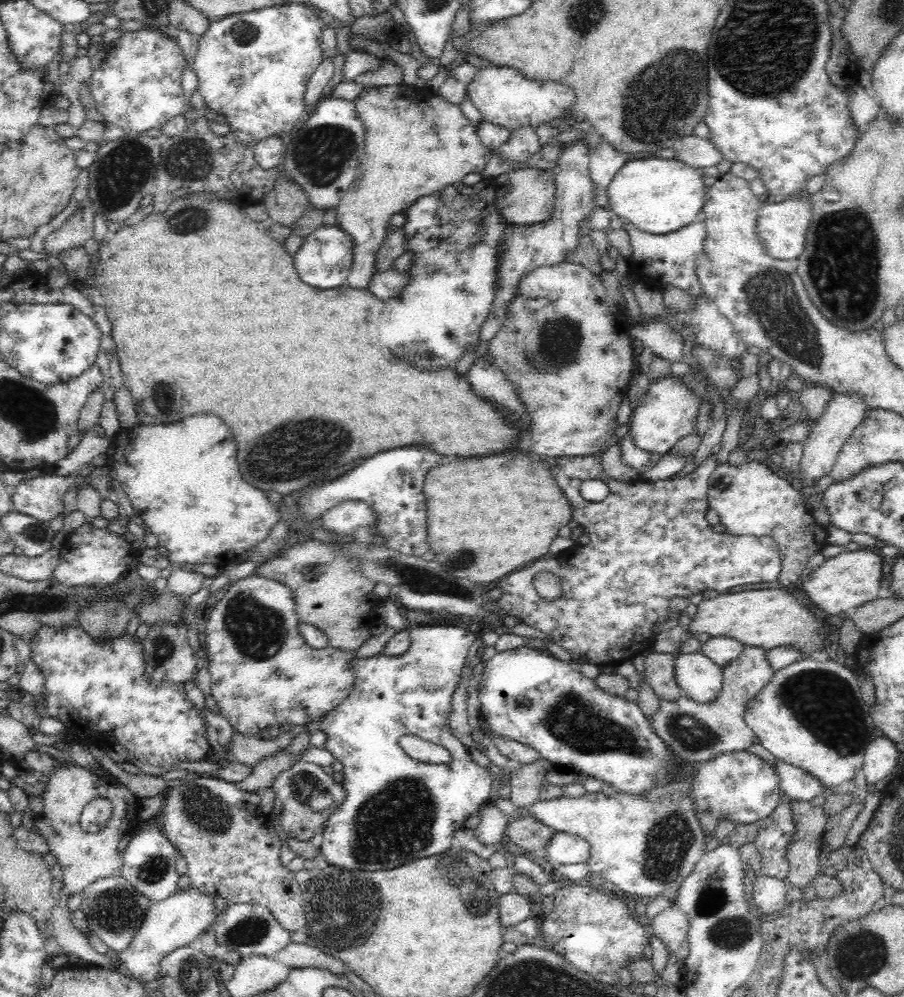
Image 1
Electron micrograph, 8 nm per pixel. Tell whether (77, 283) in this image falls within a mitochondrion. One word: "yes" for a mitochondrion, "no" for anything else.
no

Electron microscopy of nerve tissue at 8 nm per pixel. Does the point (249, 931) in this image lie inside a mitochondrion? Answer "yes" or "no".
yes

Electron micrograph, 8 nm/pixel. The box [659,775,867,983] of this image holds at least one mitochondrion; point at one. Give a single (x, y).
(727, 933)

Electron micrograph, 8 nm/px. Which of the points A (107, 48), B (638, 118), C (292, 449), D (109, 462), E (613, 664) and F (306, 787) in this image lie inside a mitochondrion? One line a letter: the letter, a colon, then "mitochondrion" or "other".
A: other
B: mitochondrion
C: mitochondrion
D: other
E: other
F: mitochondrion

